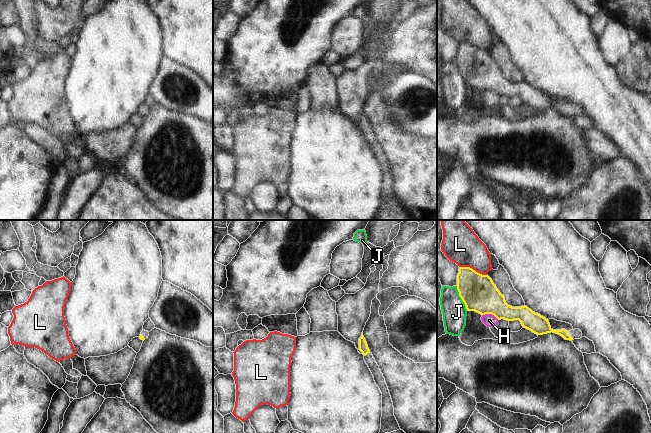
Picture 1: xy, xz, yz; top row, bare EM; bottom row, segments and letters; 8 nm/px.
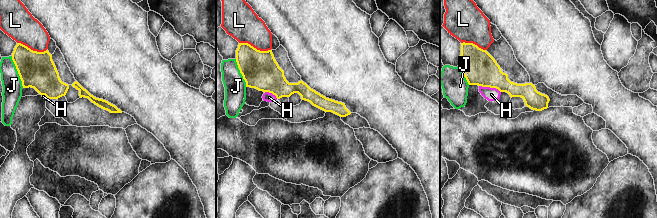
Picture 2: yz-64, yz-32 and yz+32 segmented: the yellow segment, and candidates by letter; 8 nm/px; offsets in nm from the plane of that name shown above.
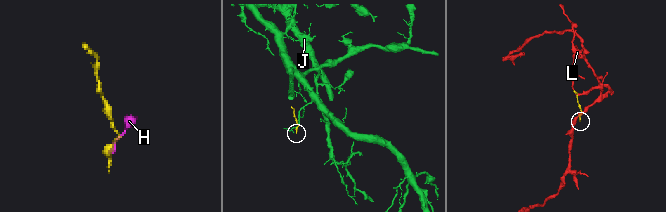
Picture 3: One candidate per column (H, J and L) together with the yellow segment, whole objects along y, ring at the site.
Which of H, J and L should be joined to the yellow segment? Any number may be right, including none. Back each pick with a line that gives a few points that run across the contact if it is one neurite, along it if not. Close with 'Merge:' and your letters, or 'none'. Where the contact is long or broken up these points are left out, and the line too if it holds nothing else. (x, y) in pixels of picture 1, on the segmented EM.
Merge: none

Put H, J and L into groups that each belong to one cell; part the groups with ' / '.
H / J / L

